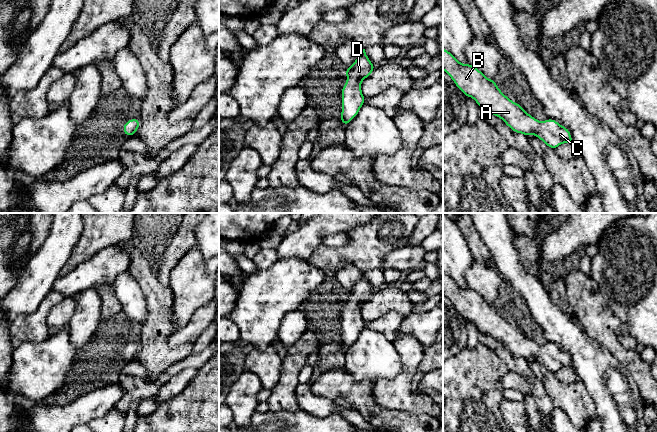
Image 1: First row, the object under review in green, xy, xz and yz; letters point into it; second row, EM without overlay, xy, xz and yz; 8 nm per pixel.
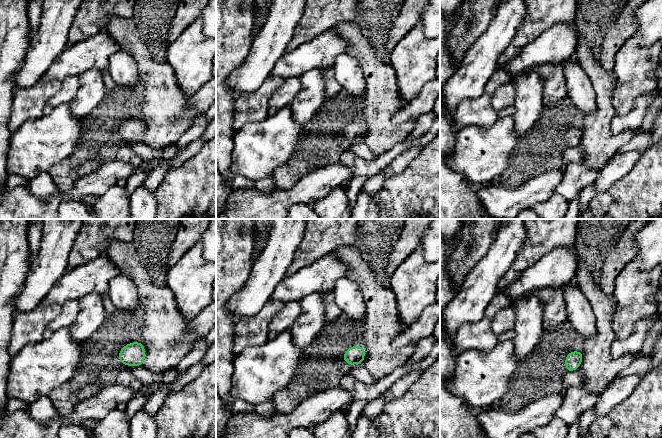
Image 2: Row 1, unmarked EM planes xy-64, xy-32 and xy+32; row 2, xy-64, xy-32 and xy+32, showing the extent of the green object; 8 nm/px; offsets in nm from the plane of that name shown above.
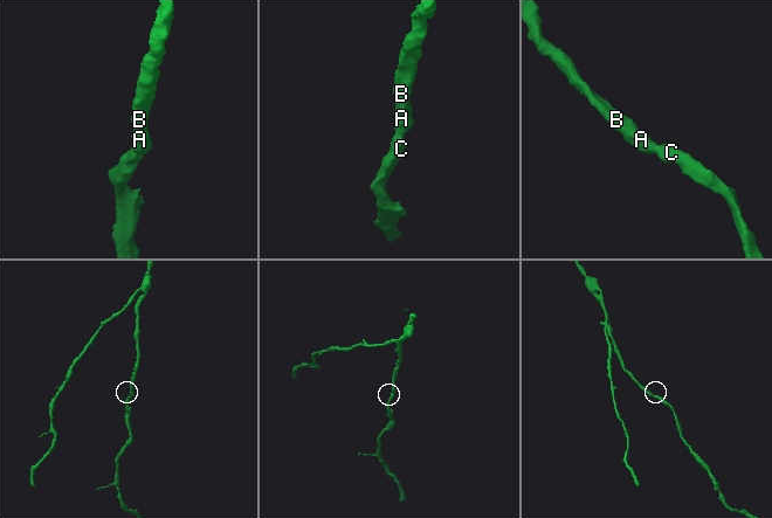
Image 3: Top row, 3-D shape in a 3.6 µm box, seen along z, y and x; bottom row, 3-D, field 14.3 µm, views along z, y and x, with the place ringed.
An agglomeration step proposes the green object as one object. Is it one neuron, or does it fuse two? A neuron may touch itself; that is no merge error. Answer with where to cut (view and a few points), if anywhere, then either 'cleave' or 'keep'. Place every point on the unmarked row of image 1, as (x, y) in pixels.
no cut | keep

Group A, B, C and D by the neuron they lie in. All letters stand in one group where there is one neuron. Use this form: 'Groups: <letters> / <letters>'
Groups: A B C D

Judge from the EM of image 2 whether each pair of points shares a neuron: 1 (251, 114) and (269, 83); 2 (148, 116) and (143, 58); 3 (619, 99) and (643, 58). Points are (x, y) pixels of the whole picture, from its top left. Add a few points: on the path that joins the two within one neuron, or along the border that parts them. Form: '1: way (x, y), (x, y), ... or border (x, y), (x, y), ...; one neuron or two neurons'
1: way (253, 106), (265, 91); one neuron
2: way (152, 102), (151, 72); one neuron
3: way (628, 89), (634, 78), (634, 68); one neuron

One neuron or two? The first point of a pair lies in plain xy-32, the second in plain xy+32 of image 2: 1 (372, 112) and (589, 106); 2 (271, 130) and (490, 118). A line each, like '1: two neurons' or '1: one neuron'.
1: two neurons
2: two neurons

